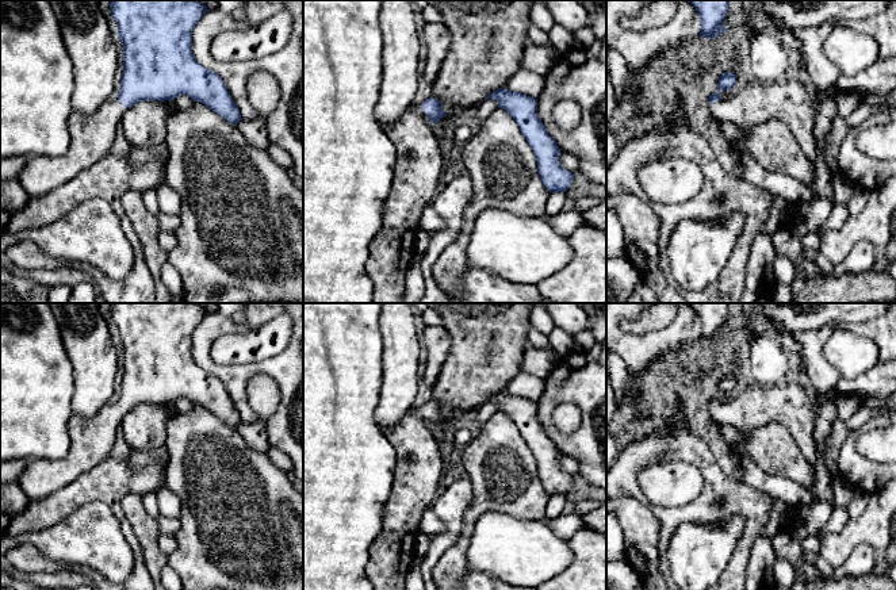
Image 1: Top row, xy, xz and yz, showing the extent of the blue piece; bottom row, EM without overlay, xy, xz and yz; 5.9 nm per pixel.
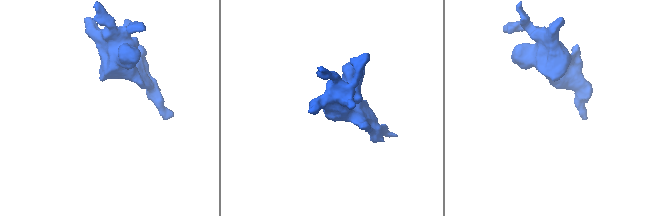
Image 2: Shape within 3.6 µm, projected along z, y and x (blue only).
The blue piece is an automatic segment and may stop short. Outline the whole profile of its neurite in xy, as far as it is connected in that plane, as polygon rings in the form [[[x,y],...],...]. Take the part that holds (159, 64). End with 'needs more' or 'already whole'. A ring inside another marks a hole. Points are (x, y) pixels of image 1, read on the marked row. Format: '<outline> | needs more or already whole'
[[[200,0],[108,1],[111,14],[118,23],[118,38],[123,43],[123,73],[119,96],[107,100],[91,115],[77,111],[70,114],[68,119],[70,145],[65,154],[28,157],[18,181],[30,198],[42,196],[58,188],[106,157],[111,150],[126,110],[139,101],[165,101],[173,100],[179,95],[187,95],[234,126],[241,120],[240,110],[221,76],[200,65],[192,54],[192,31],[208,11]]] | needs more

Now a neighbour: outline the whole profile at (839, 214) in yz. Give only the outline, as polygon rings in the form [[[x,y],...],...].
[[[835,204],[827,222],[815,233],[801,235],[801,248],[819,252],[822,234],[828,230],[838,230],[849,218],[846,206]]]

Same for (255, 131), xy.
[[[263,118],[252,120],[241,119],[236,126],[252,146],[267,150],[271,145]]]

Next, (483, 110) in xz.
[[[486,99],[476,107],[476,120],[480,124],[493,111],[498,108],[497,99]]]

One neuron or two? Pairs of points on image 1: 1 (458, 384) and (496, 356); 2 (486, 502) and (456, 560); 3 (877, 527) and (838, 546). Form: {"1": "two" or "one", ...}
{"1": "one", "2": "one", "3": "one"}

